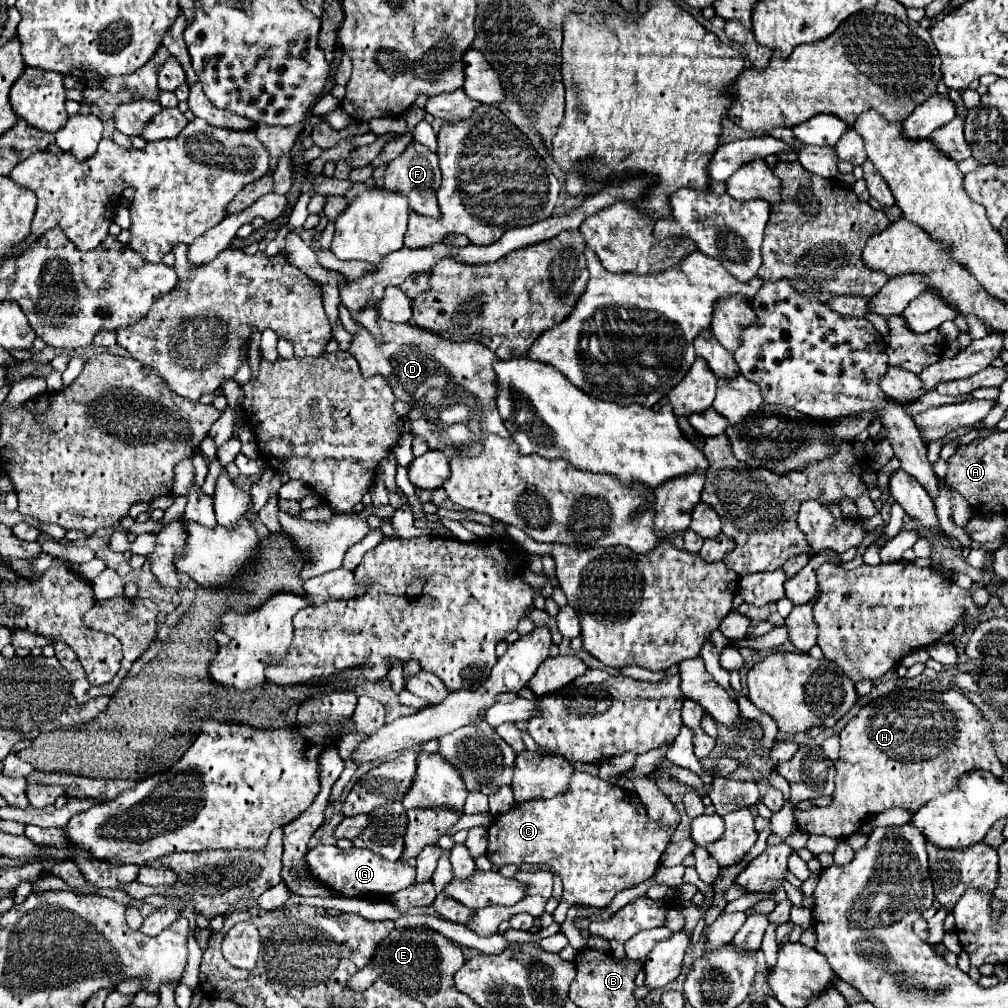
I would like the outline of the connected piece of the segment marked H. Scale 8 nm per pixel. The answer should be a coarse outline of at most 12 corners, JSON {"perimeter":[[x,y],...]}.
{"perimeter":[[898,689],[840,733],[832,803],[798,829],[846,839],[914,815],[976,769],[1002,777],[962,691]]}

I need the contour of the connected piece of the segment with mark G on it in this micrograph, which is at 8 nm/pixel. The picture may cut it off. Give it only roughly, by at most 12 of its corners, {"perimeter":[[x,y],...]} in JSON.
{"perimeter":[[318,845],[310,871],[344,897],[388,895],[416,869],[368,849]]}

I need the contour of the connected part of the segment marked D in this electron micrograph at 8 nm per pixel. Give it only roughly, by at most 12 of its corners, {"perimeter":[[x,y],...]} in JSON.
{"perimeter":[[410,321],[360,323],[348,351],[362,377],[422,401],[446,387],[480,417],[510,437],[496,409],[496,355],[452,343]]}

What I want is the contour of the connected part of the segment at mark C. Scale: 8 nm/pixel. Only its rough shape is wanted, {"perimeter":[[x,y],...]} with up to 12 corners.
{"perimeter":[[576,773],[488,827],[492,865],[552,865],[568,905],[654,877],[676,825]]}

